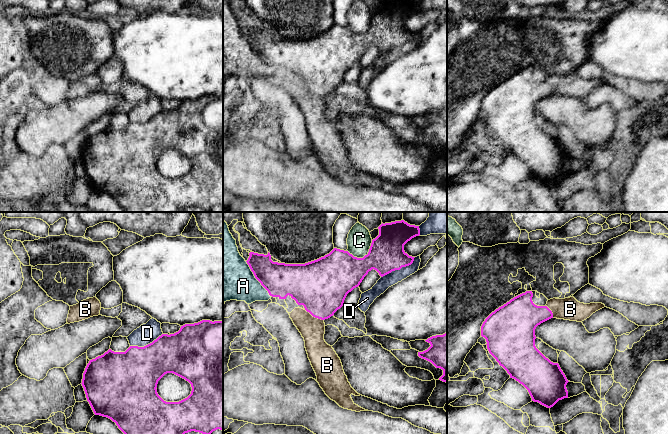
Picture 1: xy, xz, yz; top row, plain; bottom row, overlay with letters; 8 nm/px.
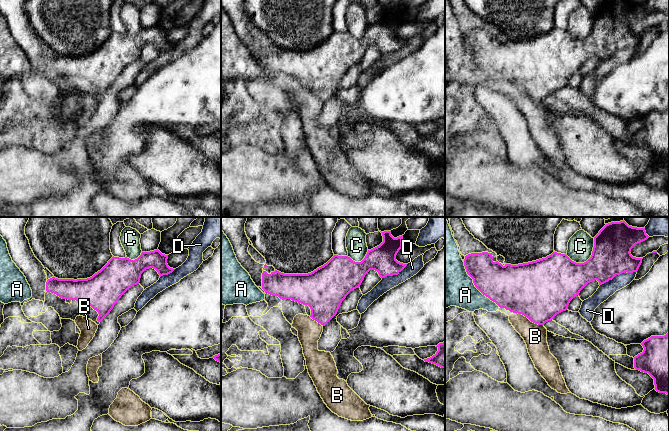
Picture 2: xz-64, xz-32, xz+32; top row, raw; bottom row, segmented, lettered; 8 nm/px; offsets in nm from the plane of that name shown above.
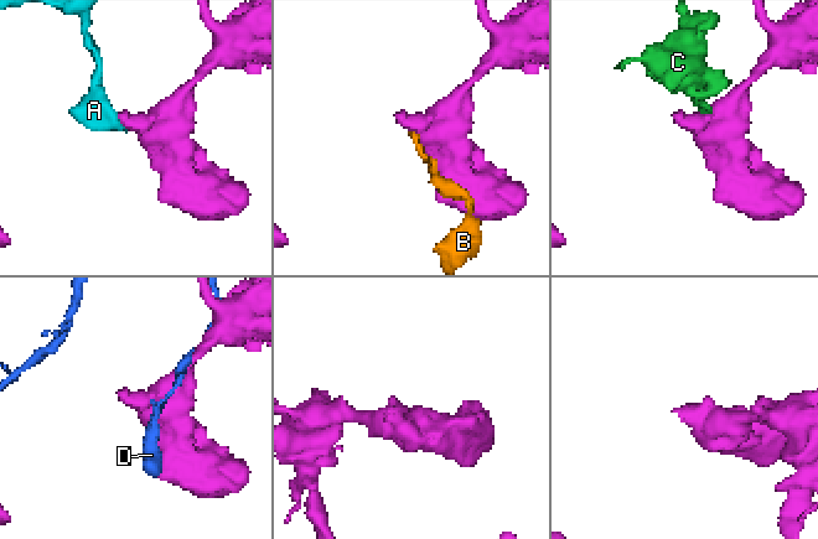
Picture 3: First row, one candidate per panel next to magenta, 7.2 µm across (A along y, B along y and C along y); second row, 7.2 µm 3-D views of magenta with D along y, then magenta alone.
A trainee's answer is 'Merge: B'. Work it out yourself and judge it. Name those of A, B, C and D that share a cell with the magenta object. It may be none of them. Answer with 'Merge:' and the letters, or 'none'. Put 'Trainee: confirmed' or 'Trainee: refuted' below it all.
Merge: B
Trainee: confirmed

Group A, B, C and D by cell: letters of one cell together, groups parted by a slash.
A / B / C / D

